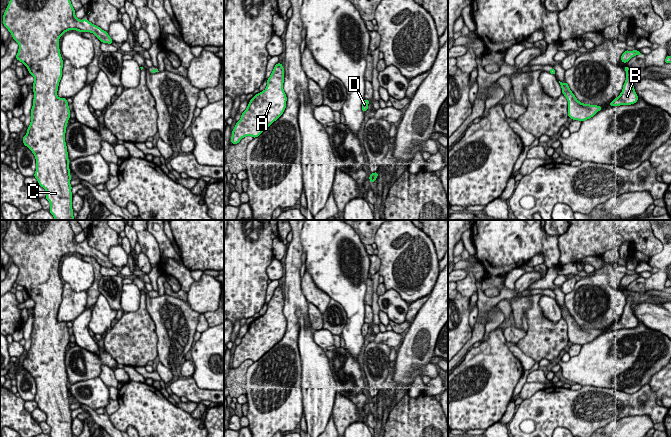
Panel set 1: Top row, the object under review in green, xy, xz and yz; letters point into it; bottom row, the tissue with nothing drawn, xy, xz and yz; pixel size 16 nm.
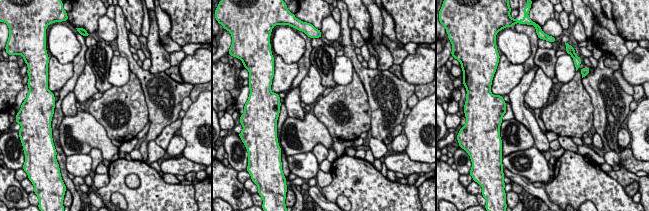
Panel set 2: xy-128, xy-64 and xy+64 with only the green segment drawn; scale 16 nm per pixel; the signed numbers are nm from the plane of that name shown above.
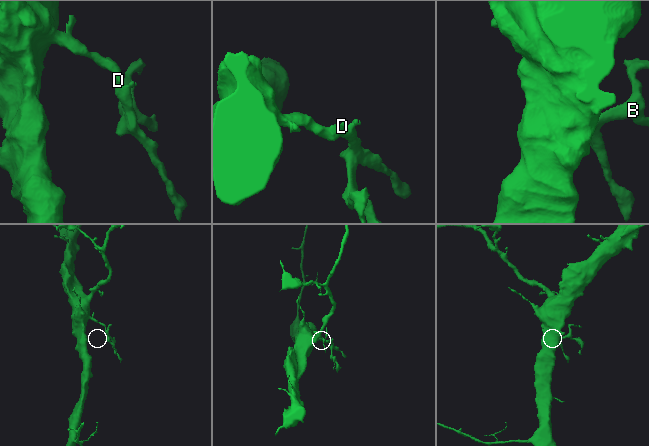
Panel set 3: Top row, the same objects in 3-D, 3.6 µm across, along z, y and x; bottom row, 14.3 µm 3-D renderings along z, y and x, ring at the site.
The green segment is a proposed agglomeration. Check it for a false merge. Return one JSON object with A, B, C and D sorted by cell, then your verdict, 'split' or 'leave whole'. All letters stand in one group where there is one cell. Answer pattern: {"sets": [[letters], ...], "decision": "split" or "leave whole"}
{"sets": [["A", "B", "C", "D"]], "decision": "leave whole"}

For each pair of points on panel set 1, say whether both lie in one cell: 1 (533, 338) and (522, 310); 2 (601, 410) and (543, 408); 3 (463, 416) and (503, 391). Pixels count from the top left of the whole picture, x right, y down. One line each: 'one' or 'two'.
1: one
2: one
3: one

